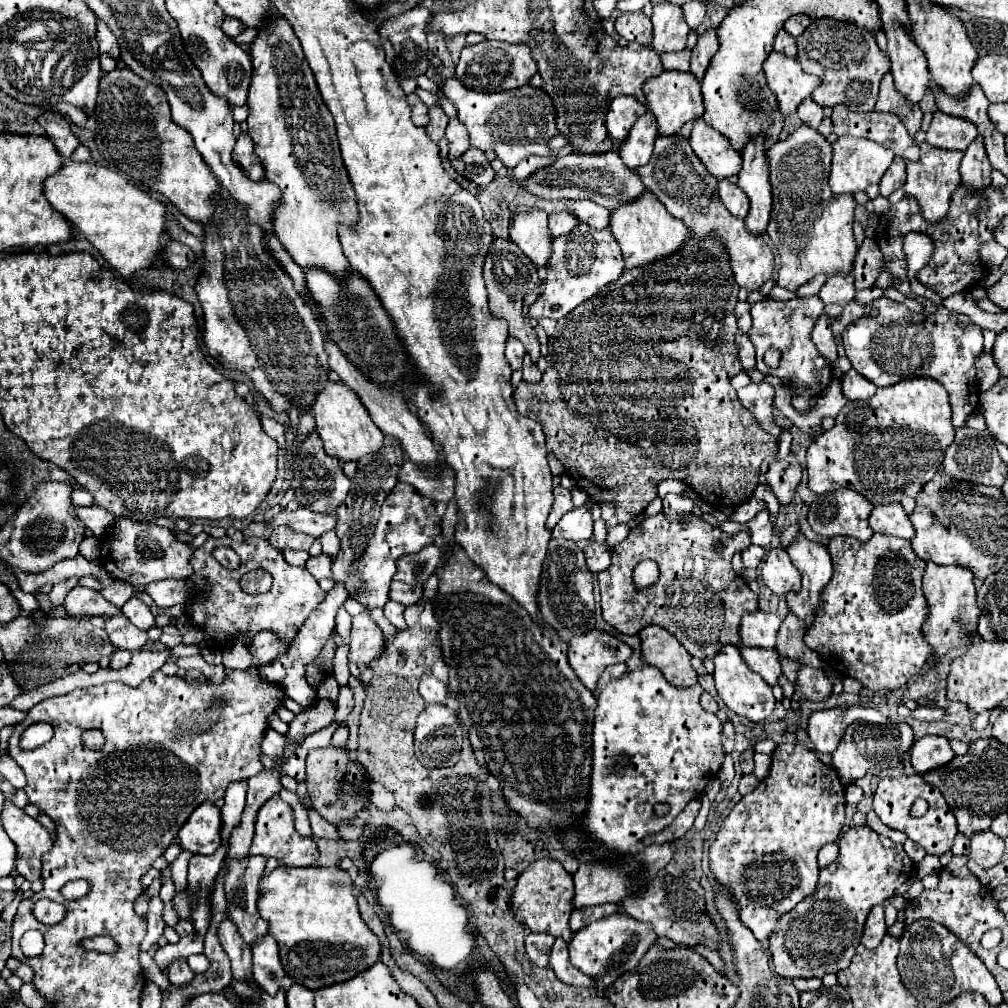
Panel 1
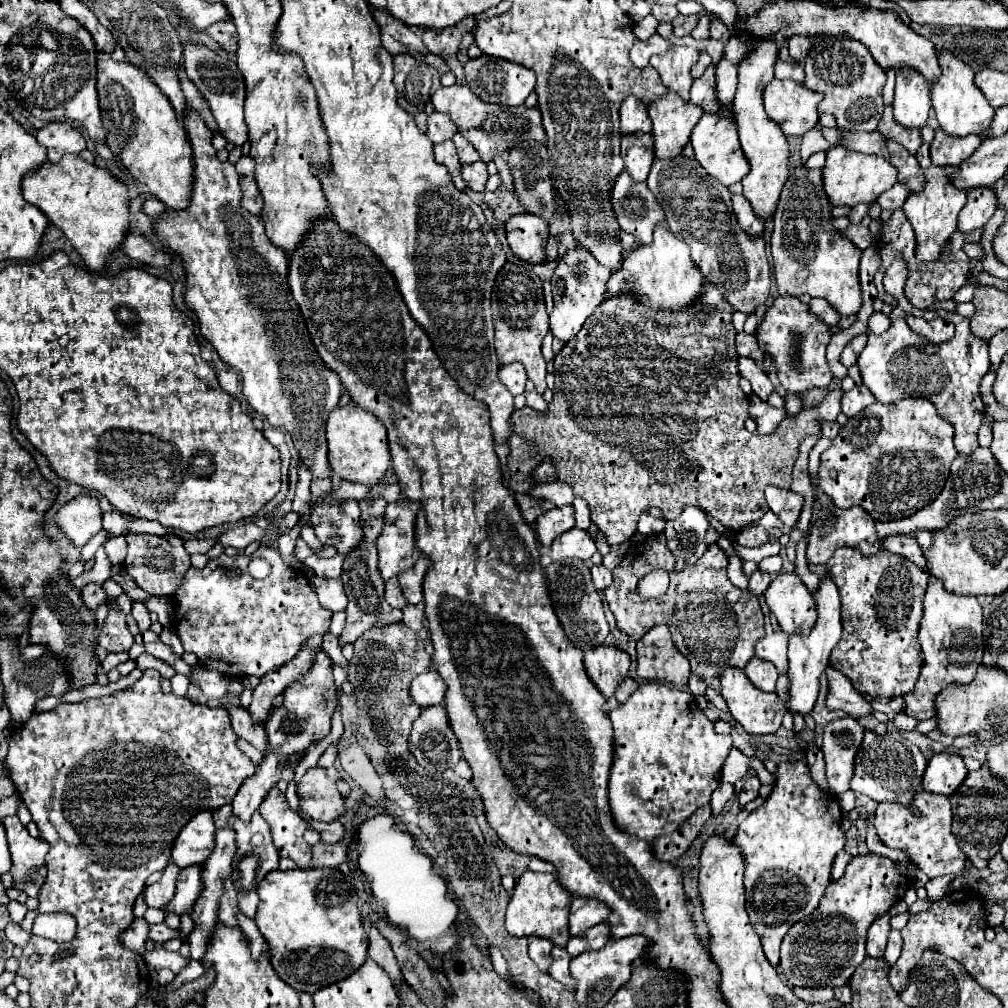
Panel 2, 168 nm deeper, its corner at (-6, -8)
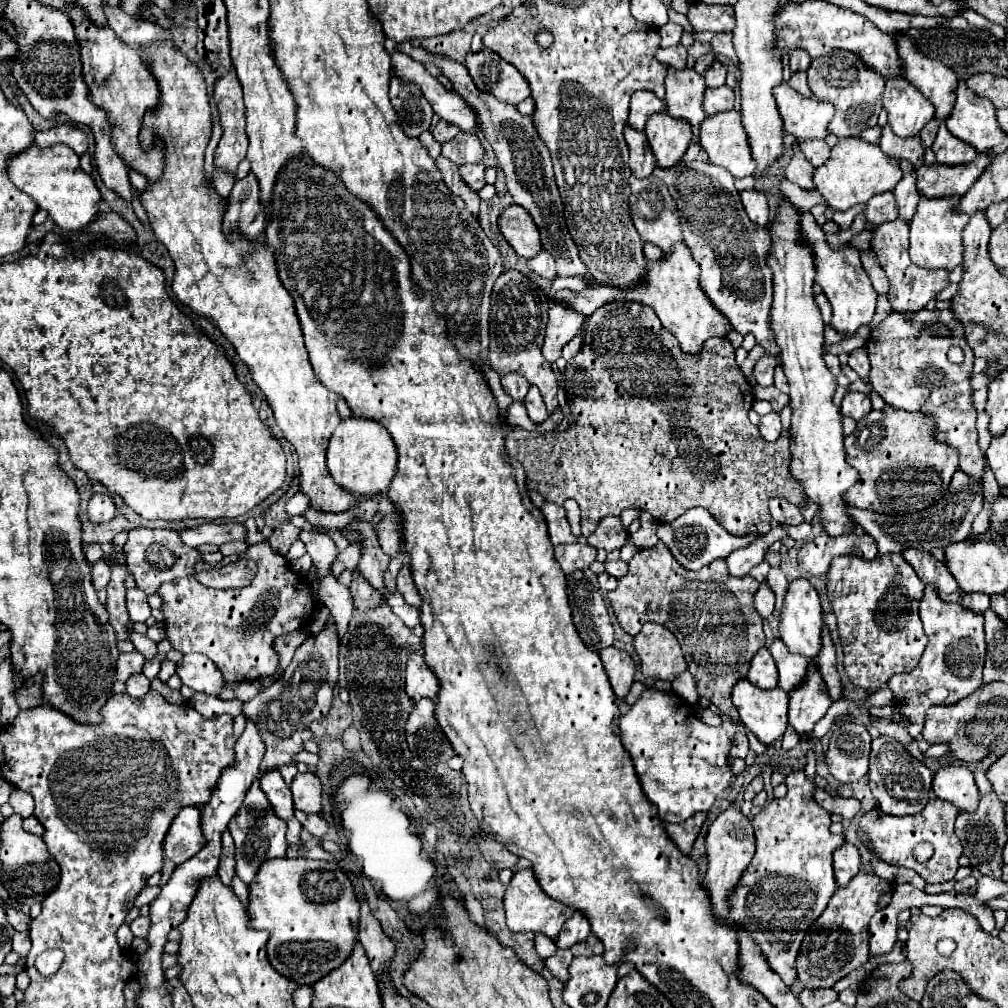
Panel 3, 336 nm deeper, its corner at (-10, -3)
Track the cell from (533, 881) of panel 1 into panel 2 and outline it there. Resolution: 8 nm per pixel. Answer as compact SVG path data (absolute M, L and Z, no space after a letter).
M526 870L514 886L506 910L506 930L510 936L538 936L550 940L554 946L566 948L568 942L568 912L572 896L560 888L554 874L540 874Z

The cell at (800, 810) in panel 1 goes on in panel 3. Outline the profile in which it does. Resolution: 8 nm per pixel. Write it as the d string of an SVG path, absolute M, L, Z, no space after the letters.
M802 769L788 773L786 787L788 787L786 797L768 801L766 807L762 807L762 811L752 819L752 827L756 833L756 855L748 871L744 871L732 895L732 919L736 919L736 923L744 923L752 931L752 937L760 943L760 949L768 959L768 965L790 987L796 981L794 961L802 937L812 927L812 923L822 915L822 911L828 905L828 899L838 889L838 883L834 879L832 853L844 843L844 835L830 833L832 825L830 813L816 803L814 799L816 785L808 779L808 775Z

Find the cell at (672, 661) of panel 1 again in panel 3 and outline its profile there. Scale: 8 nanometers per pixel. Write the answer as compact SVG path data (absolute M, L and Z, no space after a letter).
M644 623L642 631L634 637L634 649L636 649L638 657L640 657L640 663L642 663L640 667L642 667L644 677L672 681L682 671L688 669L688 663L686 663L686 659L682 655L682 649L680 649L678 639L672 635L672 631L668 631L666 627L658 625L658 623Z

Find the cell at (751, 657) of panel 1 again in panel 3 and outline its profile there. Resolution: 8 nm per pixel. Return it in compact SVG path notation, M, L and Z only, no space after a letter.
M762 647L752 663L750 663L750 671L748 671L748 681L752 681L756 687L760 689L774 689L778 687L778 675L776 675L776 663L772 659L772 655L768 653L766 647Z

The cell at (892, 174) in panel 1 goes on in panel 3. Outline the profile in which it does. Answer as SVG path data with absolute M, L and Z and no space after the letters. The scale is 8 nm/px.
M892 191L872 197L866 211L864 211L864 215L868 219L866 227L876 227L884 221L896 219L898 217L898 207L896 207L896 197L892 195Z

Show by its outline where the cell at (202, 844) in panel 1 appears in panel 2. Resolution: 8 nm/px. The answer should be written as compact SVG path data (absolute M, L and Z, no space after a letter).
M198 812L174 840L172 846L172 862L178 868L186 868L192 864L202 864L208 860L214 848L214 820L212 812Z

